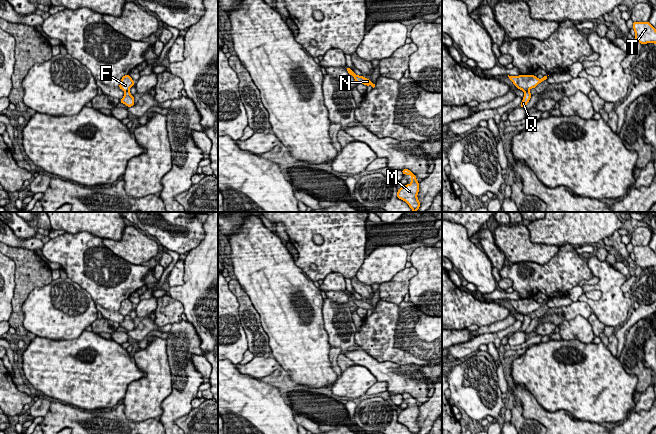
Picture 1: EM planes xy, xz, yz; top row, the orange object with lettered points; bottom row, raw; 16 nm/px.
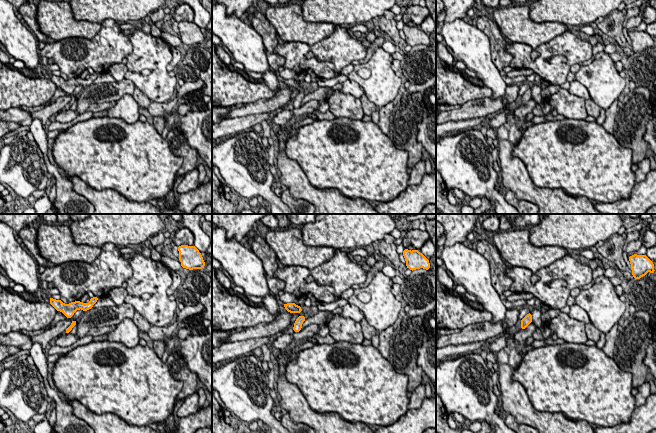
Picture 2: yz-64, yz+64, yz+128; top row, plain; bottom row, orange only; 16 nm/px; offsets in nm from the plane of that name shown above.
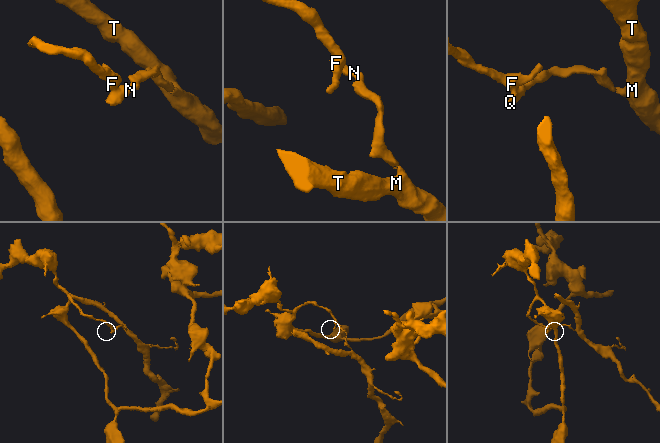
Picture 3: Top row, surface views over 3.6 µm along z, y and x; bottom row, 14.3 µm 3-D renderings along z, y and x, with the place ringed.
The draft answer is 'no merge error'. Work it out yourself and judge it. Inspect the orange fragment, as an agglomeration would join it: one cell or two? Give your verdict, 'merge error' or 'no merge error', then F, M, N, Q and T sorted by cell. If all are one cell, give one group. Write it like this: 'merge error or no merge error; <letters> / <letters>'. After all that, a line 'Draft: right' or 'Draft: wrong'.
merge error; F / M N Q T
Draft: wrong

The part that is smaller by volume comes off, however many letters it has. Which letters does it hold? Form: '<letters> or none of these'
M, N, Q, T

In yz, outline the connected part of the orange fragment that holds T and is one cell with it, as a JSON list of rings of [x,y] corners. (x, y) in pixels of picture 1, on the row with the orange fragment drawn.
[[[633,22],[635,41],[642,45],[647,43],[656,44],[656,29],[647,22]]]

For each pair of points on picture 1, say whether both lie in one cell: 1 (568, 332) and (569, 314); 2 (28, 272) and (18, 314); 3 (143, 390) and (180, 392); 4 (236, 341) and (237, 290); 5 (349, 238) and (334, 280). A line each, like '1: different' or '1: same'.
1: different
2: same
3: different
4: different
5: different

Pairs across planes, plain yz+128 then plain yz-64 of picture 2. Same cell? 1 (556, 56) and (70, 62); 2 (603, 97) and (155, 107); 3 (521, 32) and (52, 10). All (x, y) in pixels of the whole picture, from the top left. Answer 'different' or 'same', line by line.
1: same
2: different
3: same

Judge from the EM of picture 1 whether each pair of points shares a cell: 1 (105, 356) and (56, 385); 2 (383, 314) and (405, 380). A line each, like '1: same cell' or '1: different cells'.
1: same cell
2: different cells

